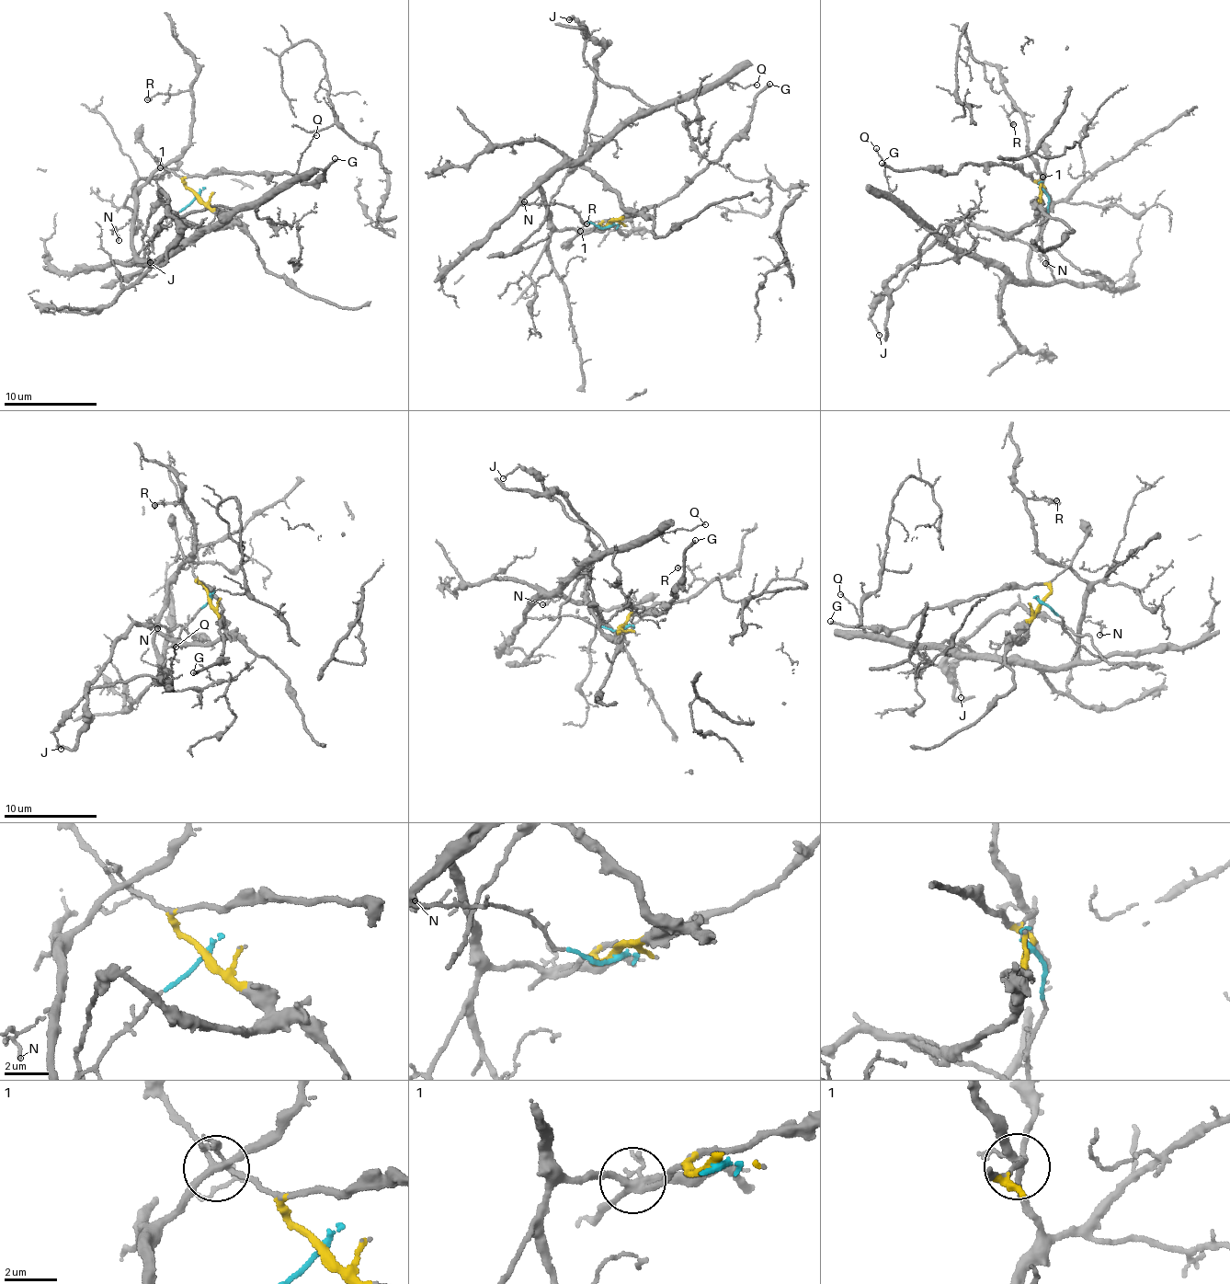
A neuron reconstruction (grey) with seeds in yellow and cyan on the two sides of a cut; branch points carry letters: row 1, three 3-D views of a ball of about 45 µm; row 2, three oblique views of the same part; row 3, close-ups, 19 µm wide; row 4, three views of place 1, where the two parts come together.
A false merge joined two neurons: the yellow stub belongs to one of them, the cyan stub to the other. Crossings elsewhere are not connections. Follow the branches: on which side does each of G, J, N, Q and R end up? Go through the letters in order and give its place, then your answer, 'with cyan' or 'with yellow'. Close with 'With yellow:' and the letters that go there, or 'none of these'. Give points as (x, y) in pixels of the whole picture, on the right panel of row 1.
G: (882, 163) | with yellow
J: (879, 335) | with cyan
N: (1045, 263) | with cyan
Q: (876, 148) | with cyan
R: (1013, 124) | with cyan
With yellow: G

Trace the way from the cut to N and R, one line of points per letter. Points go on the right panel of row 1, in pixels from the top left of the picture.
N: (1042, 192), (1049, 205), (1042, 235), (1054, 279), (1038, 282), (1031, 276), (1030, 251), (1041, 249), (1046, 264)
R: (1042, 192), (1050, 283), (1030, 270), (1030, 246), (1050, 195), (1012, 102), (1014, 125)

